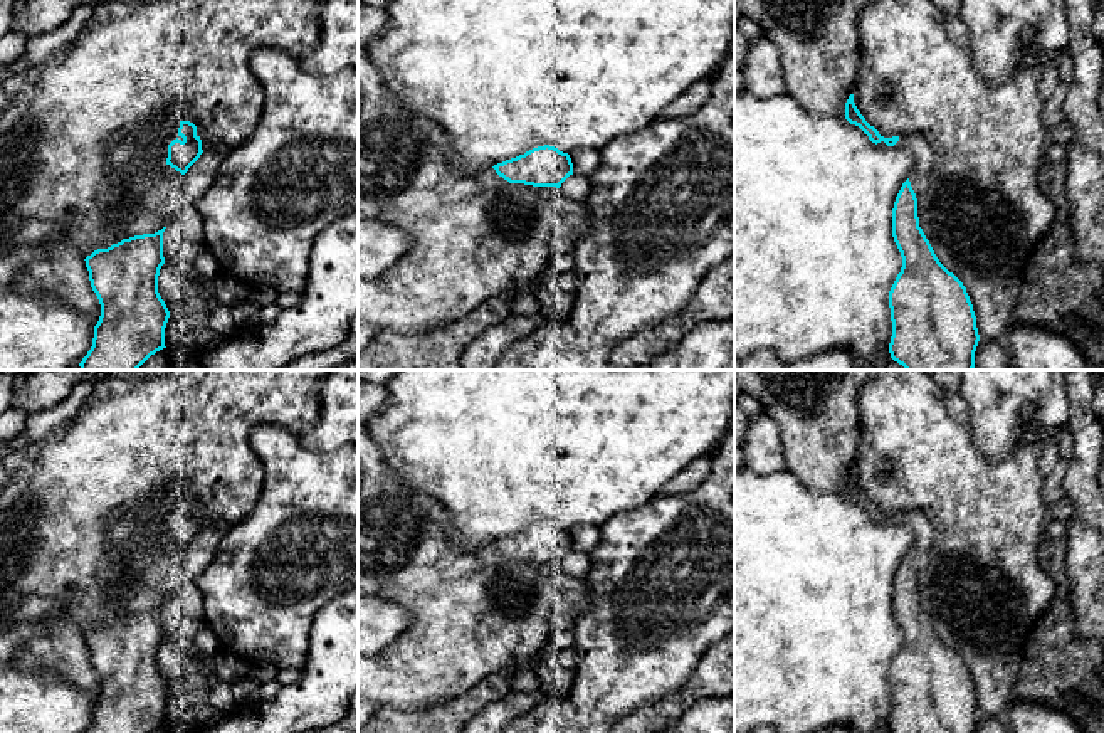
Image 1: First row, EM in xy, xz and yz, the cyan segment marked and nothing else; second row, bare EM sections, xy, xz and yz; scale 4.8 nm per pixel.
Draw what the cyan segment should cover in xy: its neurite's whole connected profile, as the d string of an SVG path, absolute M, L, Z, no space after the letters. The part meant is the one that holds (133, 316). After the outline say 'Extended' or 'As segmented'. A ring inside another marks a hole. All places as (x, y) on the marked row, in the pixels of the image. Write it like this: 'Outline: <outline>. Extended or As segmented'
Outline: M165 229L123 239L84 259L101 316L81 370L138 370L166 348L170 311L158 293Z. As segmented

